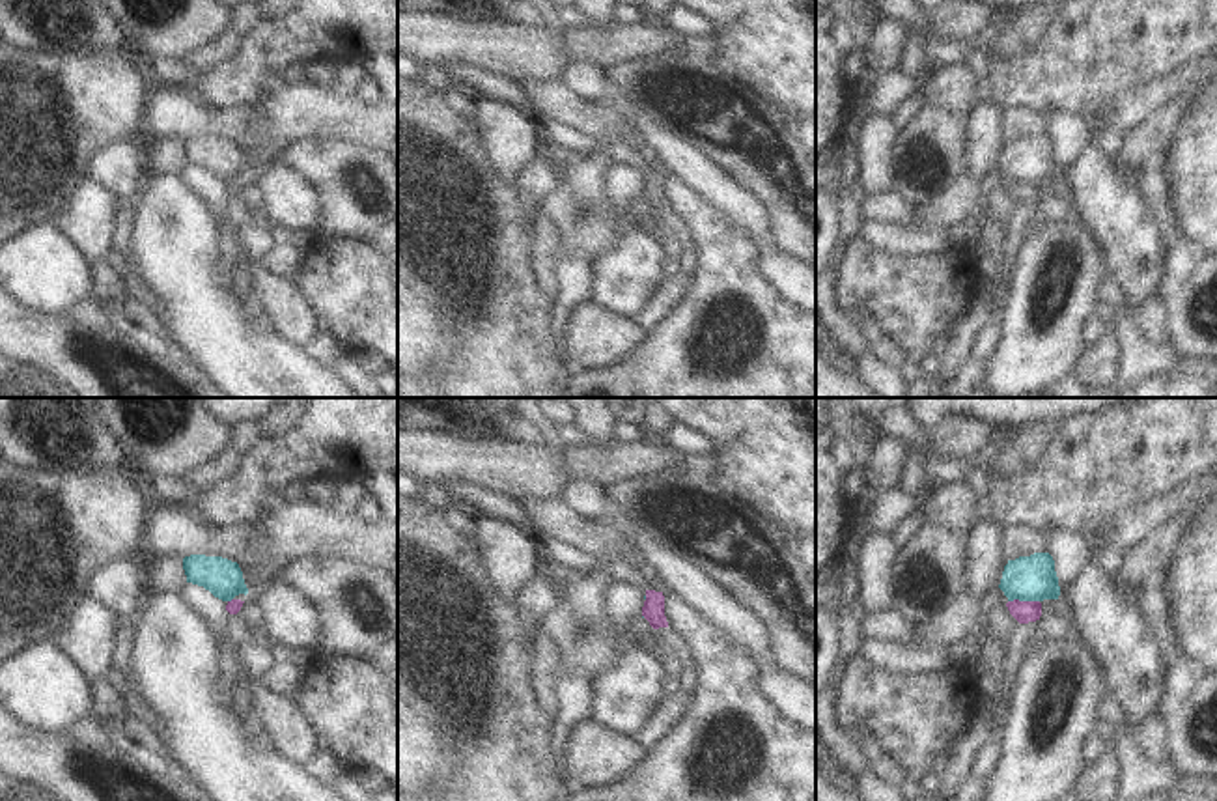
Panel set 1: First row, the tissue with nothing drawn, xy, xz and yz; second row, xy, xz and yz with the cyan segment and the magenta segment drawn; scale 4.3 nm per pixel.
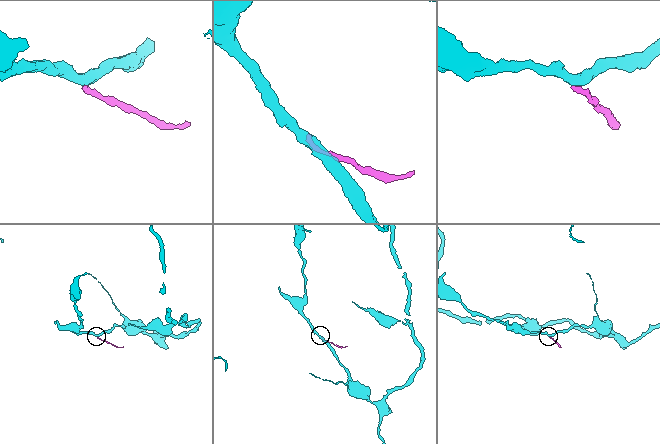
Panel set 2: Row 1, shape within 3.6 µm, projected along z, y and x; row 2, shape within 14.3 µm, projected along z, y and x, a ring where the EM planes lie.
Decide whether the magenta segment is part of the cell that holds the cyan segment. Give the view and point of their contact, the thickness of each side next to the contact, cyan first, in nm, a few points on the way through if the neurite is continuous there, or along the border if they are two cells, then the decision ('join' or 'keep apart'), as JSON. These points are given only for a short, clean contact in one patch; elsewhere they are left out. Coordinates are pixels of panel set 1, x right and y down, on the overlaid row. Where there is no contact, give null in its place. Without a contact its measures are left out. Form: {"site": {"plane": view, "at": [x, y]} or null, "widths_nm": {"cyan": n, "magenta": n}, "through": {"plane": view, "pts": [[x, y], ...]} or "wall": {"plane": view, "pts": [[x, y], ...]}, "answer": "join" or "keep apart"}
{"site": {"plane": "yz", "at": [1023, 600]}, "widths_nm": {"cyan": 190, "magenta": 100}, "answer": "keep apart"}

